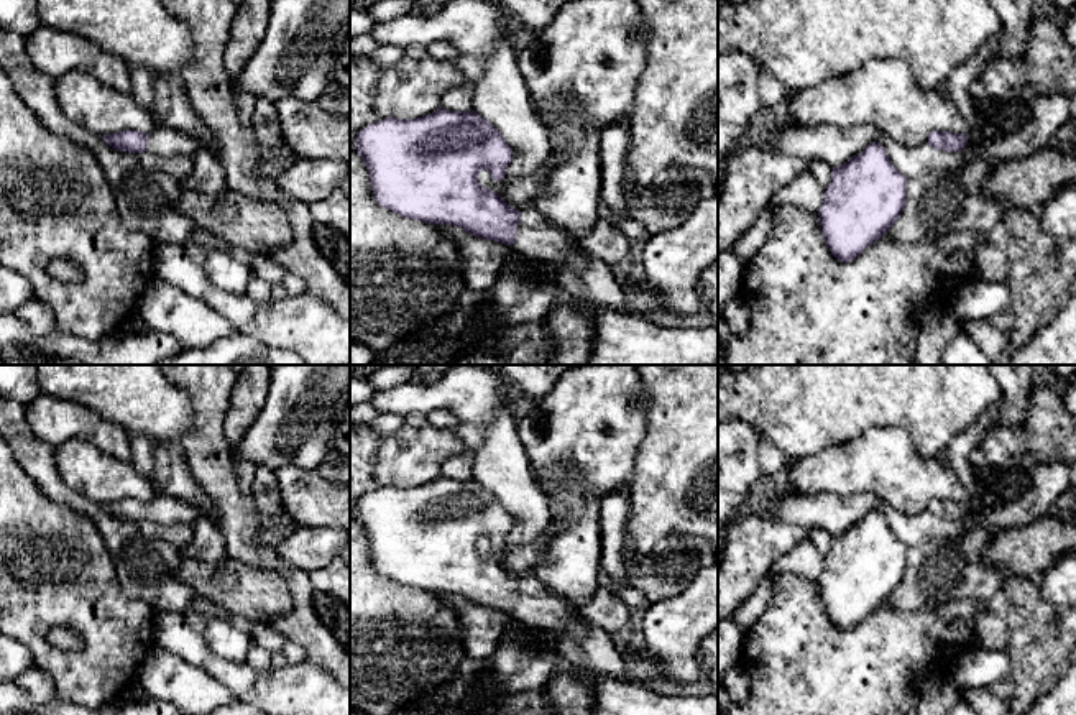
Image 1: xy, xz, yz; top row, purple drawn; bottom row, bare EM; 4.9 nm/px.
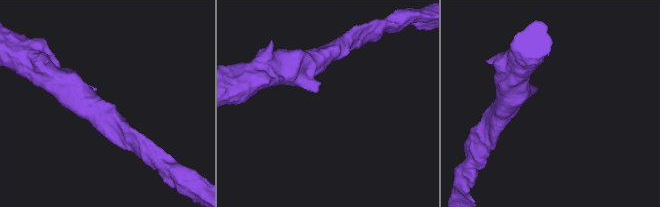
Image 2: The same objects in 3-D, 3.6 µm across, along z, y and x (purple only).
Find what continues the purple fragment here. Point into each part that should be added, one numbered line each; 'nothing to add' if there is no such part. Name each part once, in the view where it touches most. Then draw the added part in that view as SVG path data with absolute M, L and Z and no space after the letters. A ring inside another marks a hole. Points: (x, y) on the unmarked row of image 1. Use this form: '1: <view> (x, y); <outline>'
1: xz (536, 607); M536 577L526 579L516 595L514 625L547 630L557 636L585 638L586 626L572 607L547 590Z

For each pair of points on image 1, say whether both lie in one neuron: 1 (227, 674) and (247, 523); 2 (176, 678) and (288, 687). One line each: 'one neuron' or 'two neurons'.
1: two neurons
2: two neurons

